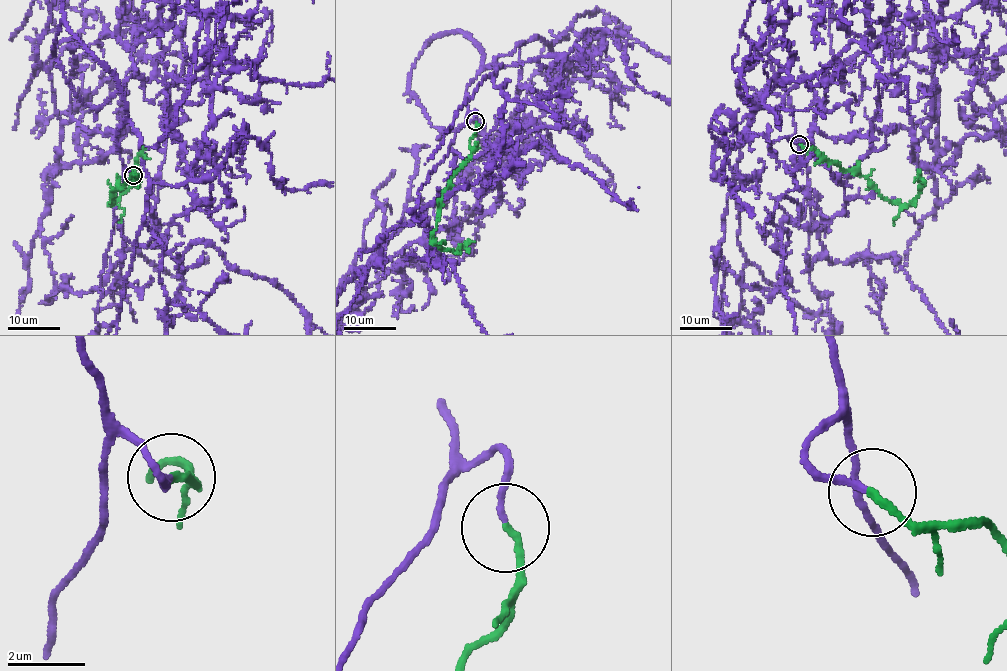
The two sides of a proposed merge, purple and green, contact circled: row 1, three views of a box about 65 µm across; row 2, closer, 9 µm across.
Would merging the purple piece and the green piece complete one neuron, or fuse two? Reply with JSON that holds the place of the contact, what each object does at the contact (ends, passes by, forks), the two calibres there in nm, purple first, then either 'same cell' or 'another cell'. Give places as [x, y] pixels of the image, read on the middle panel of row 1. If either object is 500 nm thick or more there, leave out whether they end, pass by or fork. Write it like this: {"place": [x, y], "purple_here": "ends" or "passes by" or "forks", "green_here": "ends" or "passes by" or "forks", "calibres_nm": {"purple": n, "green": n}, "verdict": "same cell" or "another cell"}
{"place": [475, 121], "purple_here": "ends", "green_here": "ends", "calibres_nm": {"purple": 160, "green": 180}, "verdict": "same cell"}

